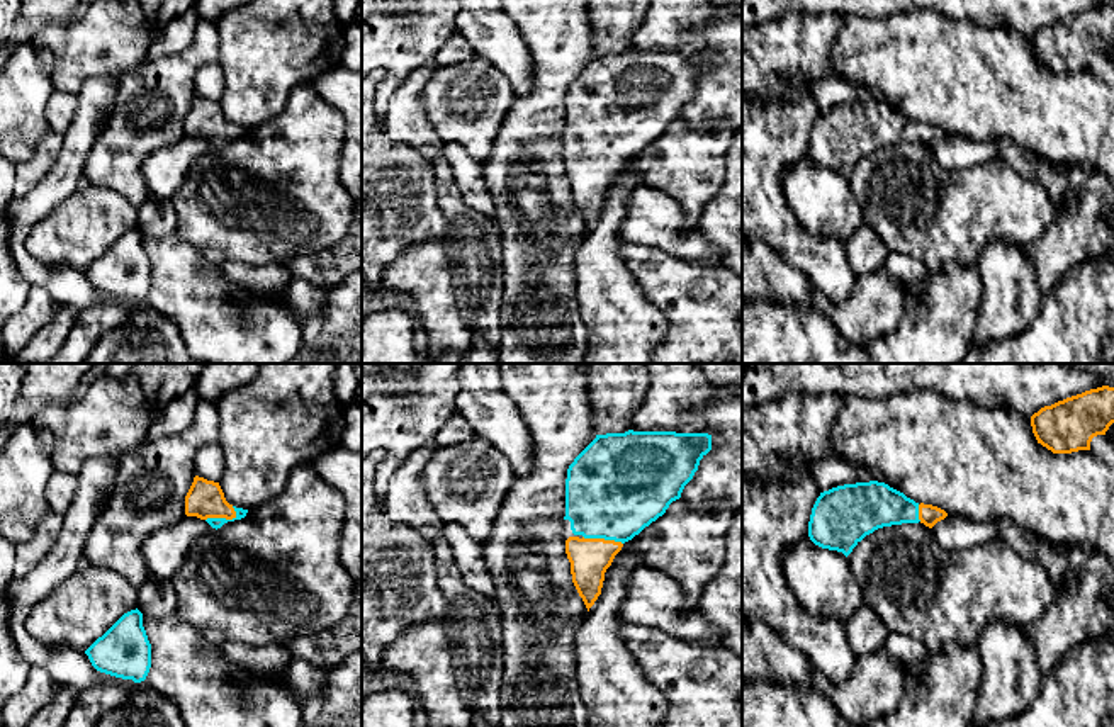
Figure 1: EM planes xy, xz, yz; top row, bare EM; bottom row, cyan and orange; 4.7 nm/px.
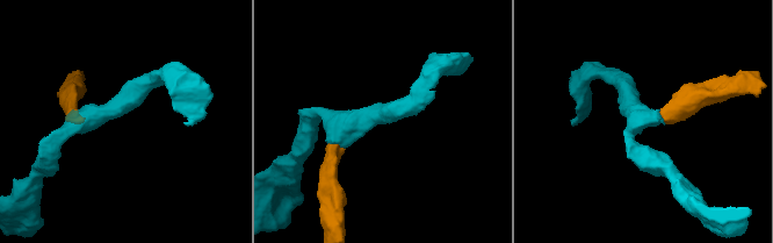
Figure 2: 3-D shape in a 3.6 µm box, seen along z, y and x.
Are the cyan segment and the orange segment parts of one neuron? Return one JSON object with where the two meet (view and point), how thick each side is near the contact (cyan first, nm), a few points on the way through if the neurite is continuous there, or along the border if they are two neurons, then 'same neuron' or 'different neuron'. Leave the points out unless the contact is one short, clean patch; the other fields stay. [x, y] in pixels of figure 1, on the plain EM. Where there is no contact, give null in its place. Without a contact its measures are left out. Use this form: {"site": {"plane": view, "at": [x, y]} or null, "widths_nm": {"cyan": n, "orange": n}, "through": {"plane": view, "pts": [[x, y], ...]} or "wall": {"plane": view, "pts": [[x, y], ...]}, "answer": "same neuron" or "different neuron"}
{"site": {"plane": "xy", "at": [221, 138]}, "widths_nm": {"cyan": 50, "orange": 180}, "through": {"plane": "xy", "pts": [[216, 143], [221, 138], [204, 119]]}, "answer": "same neuron"}

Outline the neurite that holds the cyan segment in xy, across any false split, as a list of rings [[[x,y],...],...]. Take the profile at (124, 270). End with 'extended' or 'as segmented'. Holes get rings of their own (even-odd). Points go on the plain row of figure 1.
[[[136,228],[124,233],[87,270],[92,285],[105,294],[141,302],[151,287],[151,263]]] | as segmented

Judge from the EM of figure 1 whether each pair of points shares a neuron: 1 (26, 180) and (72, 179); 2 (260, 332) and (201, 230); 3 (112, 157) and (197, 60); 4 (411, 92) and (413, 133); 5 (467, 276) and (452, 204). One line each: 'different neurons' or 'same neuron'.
1: different neurons
2: different neurons
3: same neuron
4: same neuron
5: same neuron

